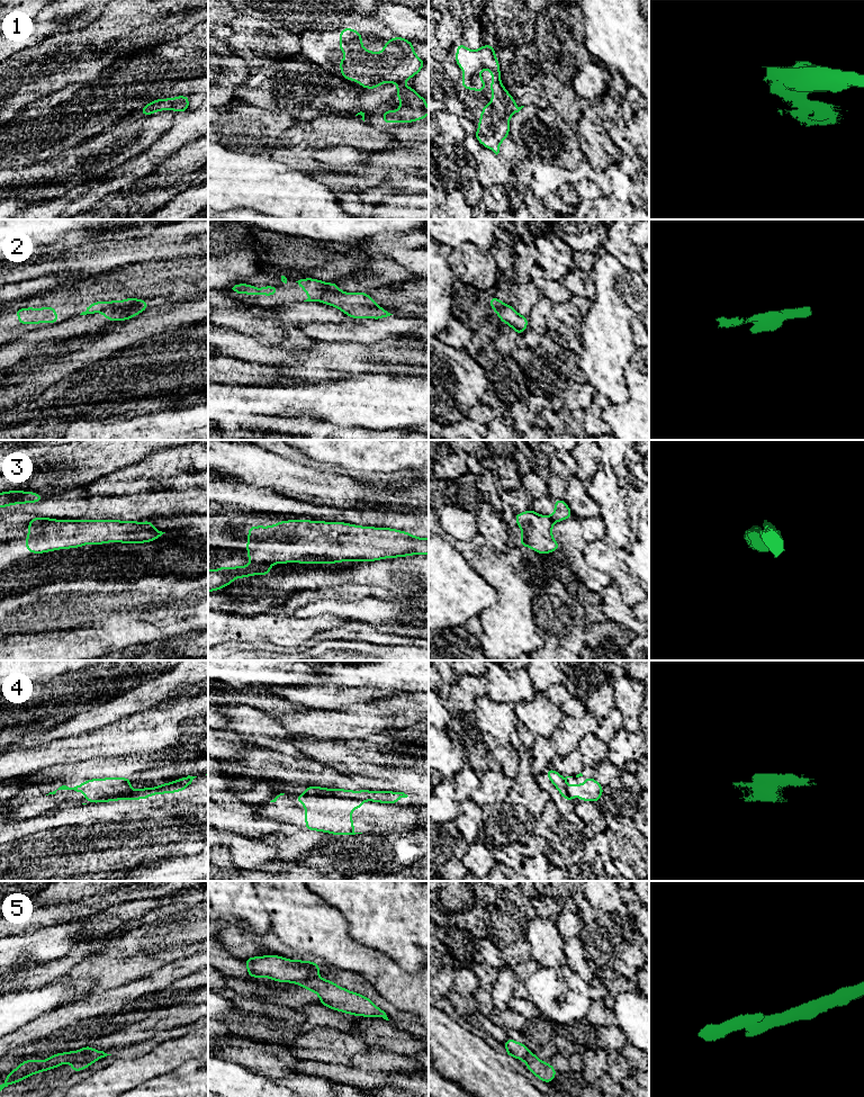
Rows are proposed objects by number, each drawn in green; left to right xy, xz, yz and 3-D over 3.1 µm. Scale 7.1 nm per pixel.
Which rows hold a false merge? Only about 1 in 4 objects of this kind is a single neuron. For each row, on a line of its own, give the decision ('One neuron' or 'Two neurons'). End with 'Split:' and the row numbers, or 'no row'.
1: Two neurons
2: Two neurons
3: Two neurons
4: Two neurons
5: Two neurons
Split: 1, 2, 3, 4, 5

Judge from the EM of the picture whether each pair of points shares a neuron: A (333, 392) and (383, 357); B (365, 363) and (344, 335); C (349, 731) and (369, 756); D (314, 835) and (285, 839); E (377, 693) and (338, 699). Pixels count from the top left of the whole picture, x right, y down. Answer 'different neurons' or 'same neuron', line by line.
A: different neurons
B: different neurons
C: different neurons
D: same neuron
E: same neuron

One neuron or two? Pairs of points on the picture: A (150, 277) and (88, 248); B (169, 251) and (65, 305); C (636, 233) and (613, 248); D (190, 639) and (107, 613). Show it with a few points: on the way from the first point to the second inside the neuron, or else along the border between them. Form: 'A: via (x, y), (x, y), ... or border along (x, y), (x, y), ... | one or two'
A: border along (120, 268), (116, 270) | two
B: border along (174, 259), (161, 262), (144, 261), (142, 263) | two
C: border along (627, 235), (637, 248) | two
D: border along (196, 628), (153, 643) | two

